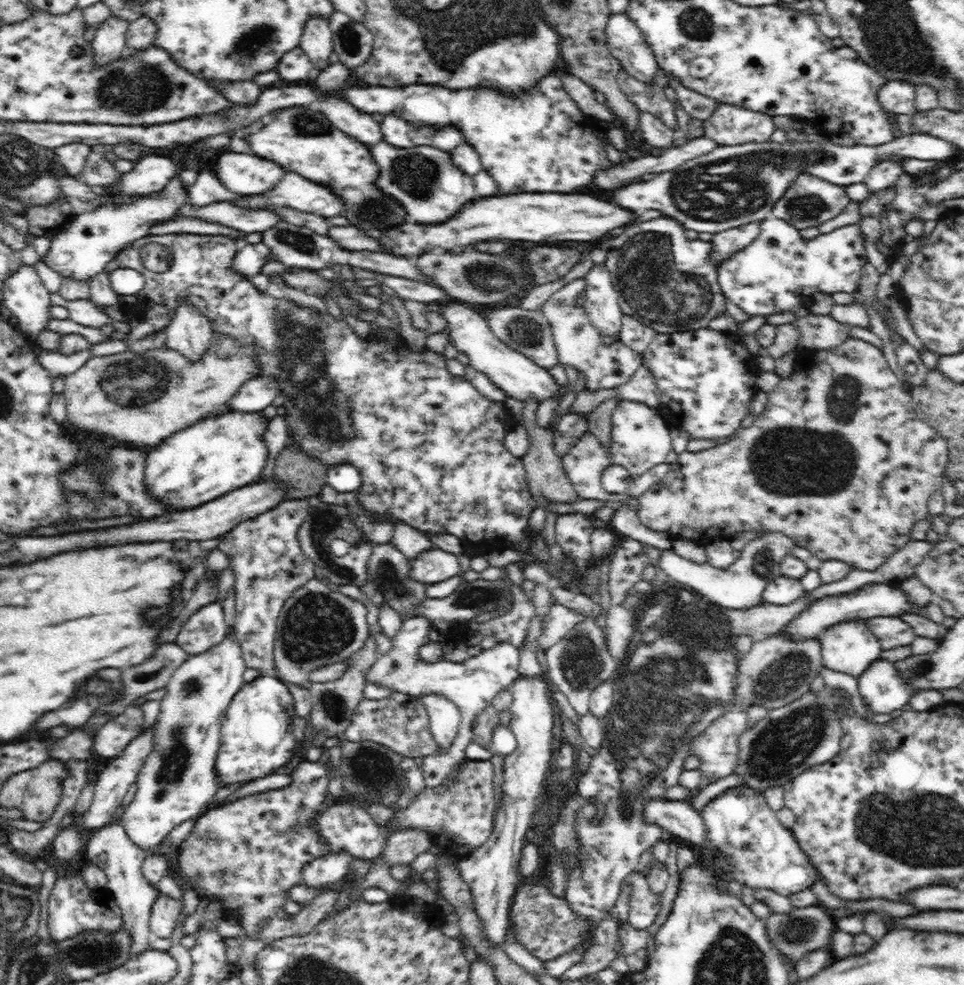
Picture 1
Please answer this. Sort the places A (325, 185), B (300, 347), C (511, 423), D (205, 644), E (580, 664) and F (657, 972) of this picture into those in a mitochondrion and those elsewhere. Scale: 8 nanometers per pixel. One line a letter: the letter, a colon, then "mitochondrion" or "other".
A: other
B: mitochondrion
C: other
D: other
E: mitochondrion
F: other

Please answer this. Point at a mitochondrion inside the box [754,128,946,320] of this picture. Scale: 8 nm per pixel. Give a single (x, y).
(805, 207)

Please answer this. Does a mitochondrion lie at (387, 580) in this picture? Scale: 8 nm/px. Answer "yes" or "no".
yes

